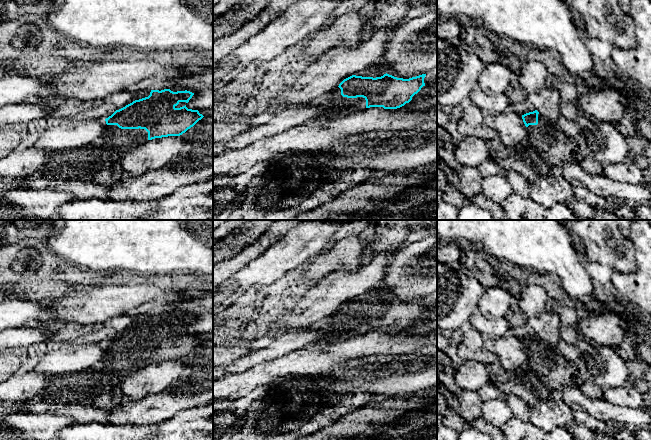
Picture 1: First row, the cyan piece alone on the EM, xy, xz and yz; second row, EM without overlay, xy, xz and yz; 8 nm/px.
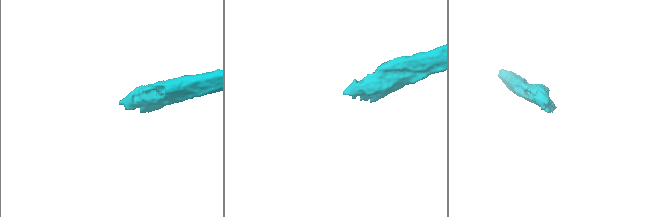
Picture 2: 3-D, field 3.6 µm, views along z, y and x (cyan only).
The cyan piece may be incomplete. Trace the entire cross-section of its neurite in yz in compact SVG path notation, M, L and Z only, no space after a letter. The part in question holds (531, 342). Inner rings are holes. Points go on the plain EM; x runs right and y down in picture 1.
M537 334L522 339L530 356L527 365L530 377L537 377L552 393L560 387L574 387L577 374L575 364L566 360L559 349L550 345Z

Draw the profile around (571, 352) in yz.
M560 340L558 345L556 346L561 355L568 361L572 363L576 363L579 355L580 355L580 345L569 344L564 340Z

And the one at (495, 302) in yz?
M501 285L486 288L478 304L479 311L490 319L505 317L510 308L512 297L510 292Z

